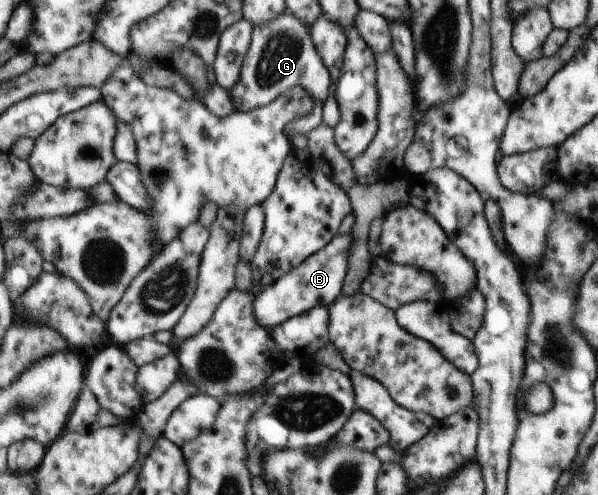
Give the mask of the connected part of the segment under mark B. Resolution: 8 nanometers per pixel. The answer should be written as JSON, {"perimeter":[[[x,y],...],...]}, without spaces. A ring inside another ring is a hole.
{"perimeter":[[[351,233],[337,235],[329,245],[325,245],[323,249],[310,255],[289,273],[264,287],[262,292],[255,296],[253,302],[254,314],[259,325],[271,331],[293,316],[301,315],[317,306],[328,307],[332,301],[335,301],[342,293],[344,279],[348,272],[351,241],[353,241]]]}

